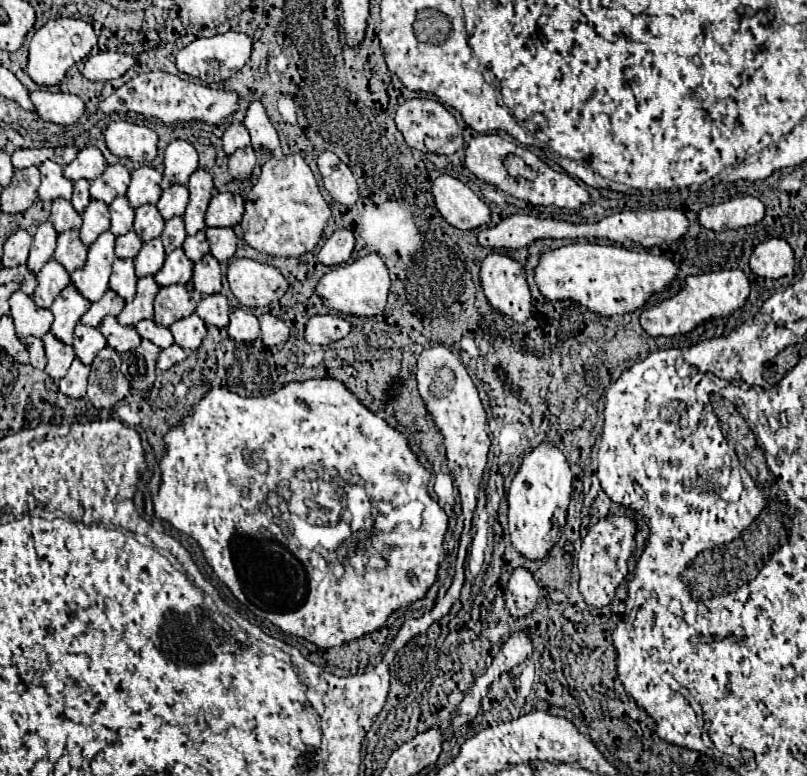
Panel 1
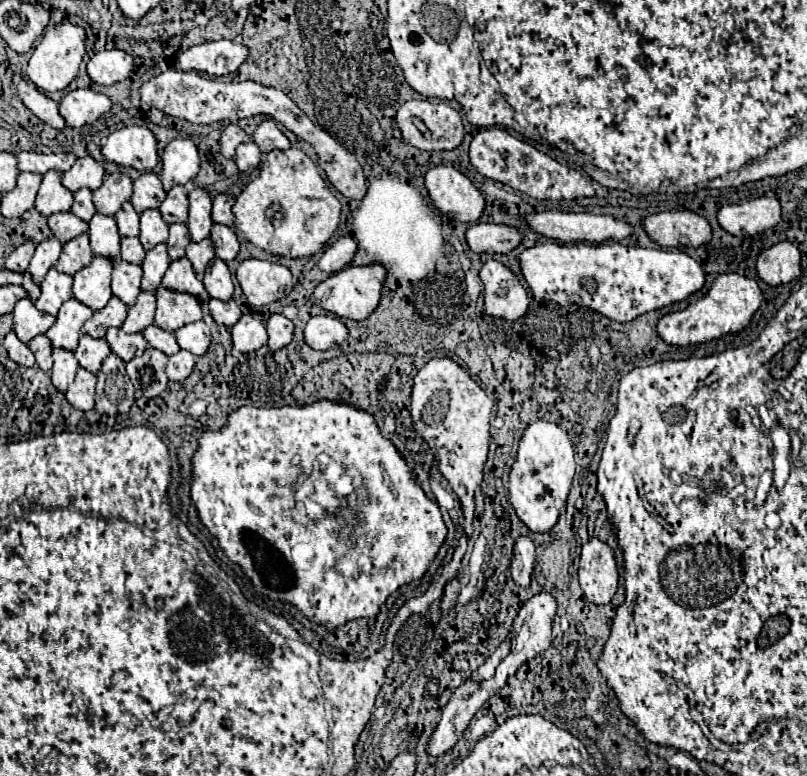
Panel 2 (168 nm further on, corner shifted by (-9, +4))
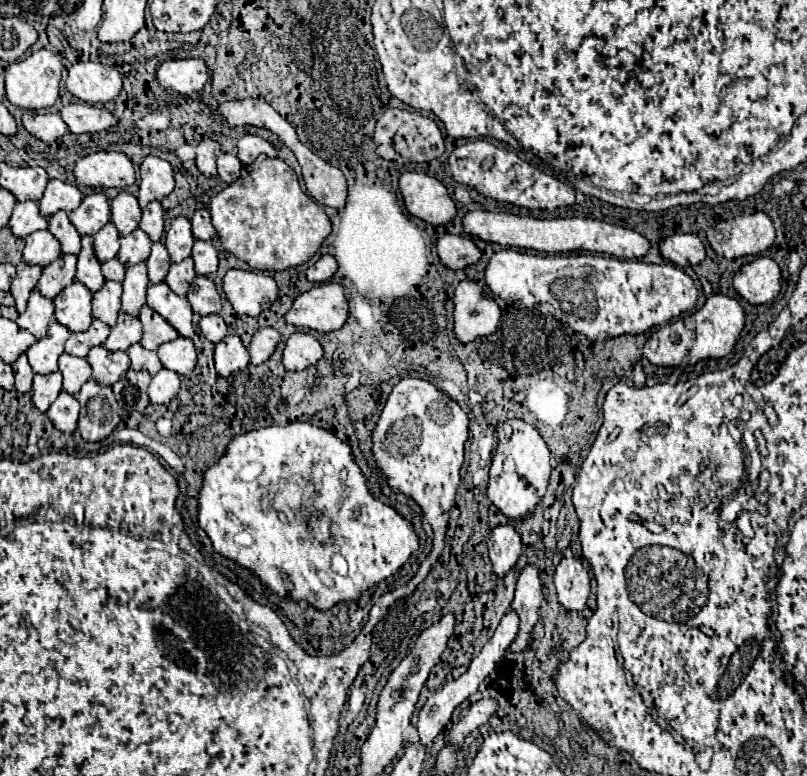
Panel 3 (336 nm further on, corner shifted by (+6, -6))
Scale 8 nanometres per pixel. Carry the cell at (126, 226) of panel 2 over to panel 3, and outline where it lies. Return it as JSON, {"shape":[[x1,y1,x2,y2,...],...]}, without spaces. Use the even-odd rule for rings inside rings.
{"shape":[[113,222,105,224,93,236,93,246,95,246,95,254,97,254,99,262,105,262,105,260,111,260,111,258,117,256,117,252,119,252,119,232,117,232]]}

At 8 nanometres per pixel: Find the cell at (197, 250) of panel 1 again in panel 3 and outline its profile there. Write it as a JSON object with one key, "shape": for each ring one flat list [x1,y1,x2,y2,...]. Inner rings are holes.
{"shape":[[185,258,185,260,179,262,179,264,171,264,165,282,167,282,167,286,169,286,175,294,185,296,195,276,197,276,197,274,195,274,195,268,193,268,193,258]]}

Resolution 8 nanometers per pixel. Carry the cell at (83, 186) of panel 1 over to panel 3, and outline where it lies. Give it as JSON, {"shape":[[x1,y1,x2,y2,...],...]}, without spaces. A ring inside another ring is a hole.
{"shape":[[61,210,61,212,53,214,51,220,49,220,49,232,61,242,61,252,79,254,81,236,79,236,77,228,73,228,73,224,69,220,69,212]]}

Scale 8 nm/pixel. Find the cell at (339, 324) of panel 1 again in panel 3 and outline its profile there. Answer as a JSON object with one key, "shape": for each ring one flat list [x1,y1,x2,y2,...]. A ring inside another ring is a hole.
{"shape":[[293,332,285,344,283,366,287,370,303,370,323,356,321,342,311,332]]}

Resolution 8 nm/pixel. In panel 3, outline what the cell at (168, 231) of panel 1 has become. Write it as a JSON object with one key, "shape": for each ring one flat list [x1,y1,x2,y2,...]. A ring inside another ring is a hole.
{"shape":[[153,242,151,256,147,258,147,270,149,270,149,282,157,284,167,276,167,270,171,266,169,252,163,242]]}

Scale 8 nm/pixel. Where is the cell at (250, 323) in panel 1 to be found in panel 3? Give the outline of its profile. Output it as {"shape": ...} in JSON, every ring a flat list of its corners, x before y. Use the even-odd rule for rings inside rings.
{"shape":[[225,336,225,340,221,340,215,346,215,368,217,374,221,376,231,376,233,372,239,372,243,368,247,368,249,364,249,352,243,346,239,336]]}

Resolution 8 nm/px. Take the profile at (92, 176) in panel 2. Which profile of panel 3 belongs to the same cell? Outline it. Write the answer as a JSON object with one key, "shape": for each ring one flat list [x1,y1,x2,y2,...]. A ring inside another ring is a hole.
{"shape":[[51,180,45,188,43,198,39,200,41,214,53,216,57,210,75,210,81,204,83,194,75,184,67,184,63,180]]}

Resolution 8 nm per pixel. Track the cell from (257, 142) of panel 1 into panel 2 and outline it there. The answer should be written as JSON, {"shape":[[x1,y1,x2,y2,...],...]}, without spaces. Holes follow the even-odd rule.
{"shape":[[264,120,264,122,256,128,256,132,252,134,252,138,254,138,256,146,258,146,264,154,270,152,270,150,274,150,274,148,280,148,280,150,288,150,288,148,290,148,288,138,278,130,278,126,276,126,274,120]]}

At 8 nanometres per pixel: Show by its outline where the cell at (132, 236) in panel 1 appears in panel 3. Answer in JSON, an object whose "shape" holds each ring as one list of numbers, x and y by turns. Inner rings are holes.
{"shape":[[111,258,111,260,103,262,103,276,105,276,107,280,123,282,123,276,125,276,125,266,121,264,121,260]]}

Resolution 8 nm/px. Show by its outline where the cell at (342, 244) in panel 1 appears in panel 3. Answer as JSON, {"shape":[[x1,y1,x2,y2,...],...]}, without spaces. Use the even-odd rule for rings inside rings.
{"shape":[[325,254,325,256,321,256,315,264,311,264,311,266,307,268,307,280,309,280,309,282,315,282,315,284,327,282,327,280,333,278,335,270,337,270,335,258,329,256,329,254]]}

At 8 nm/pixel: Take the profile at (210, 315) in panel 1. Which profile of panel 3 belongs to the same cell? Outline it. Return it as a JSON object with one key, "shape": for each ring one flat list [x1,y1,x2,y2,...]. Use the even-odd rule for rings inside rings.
{"shape":[[209,314,209,316,203,316,201,322,199,322,199,330,203,332,203,336,207,340,211,340,213,344,221,342,225,336,227,336,227,324,223,322,223,318,219,314]]}

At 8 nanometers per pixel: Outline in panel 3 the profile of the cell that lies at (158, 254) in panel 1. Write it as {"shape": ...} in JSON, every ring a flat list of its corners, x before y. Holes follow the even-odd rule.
{"shape":[[139,262,135,266,129,266,125,272,125,280,123,280,123,312,137,316,141,306,145,304,145,292,149,286,149,278,145,276,145,262]]}

